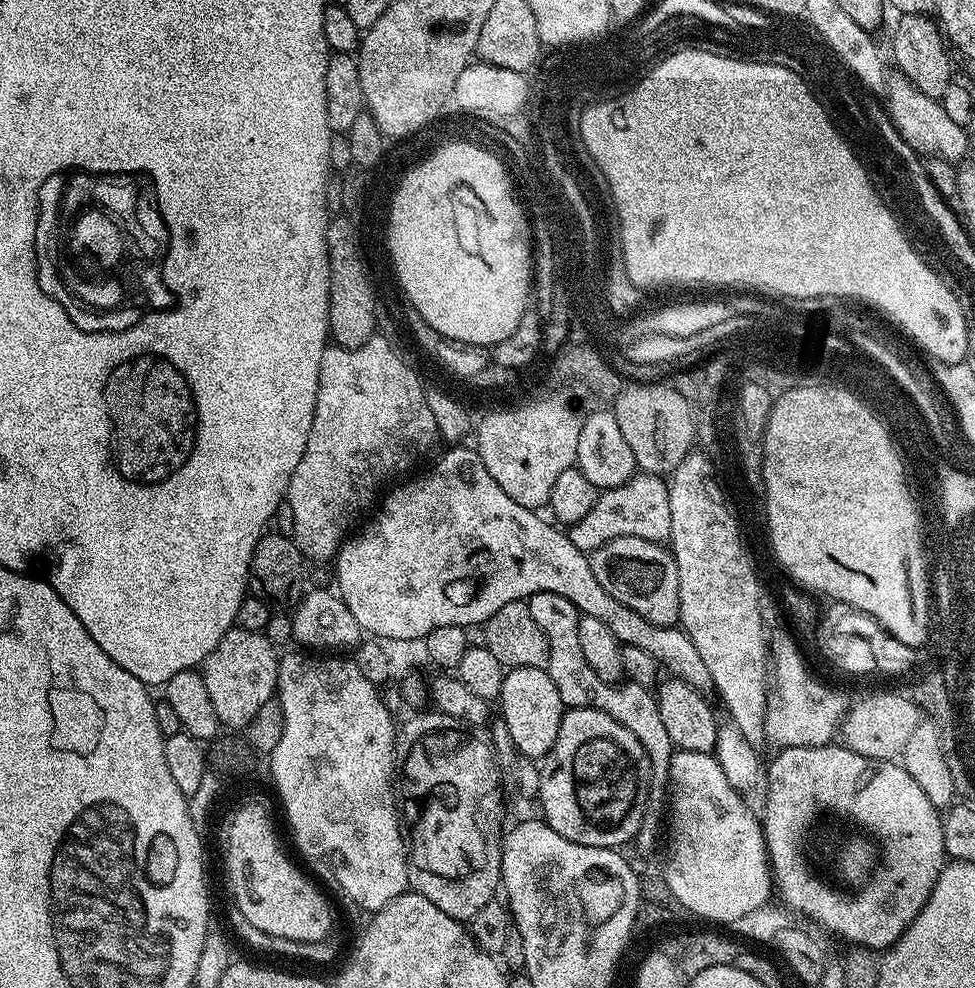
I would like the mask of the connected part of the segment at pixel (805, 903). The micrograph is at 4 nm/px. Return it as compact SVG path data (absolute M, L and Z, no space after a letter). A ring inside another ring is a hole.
M833 742L822 746L794 746L793 748L781 748L775 753L772 765L766 768L766 784L768 780L768 793L764 796L764 812L762 811L762 823L764 826L764 841L768 847L768 863L772 865L772 879L778 896L784 899L788 908L809 916L816 924L821 924L828 932L841 936L852 946L871 948L873 950L887 950L893 942L904 933L918 918L922 906L930 898L934 890L934 882L938 882L940 871L944 868L946 857L944 854L944 839L942 838L942 826L944 821L941 813L926 798L922 786L906 774L903 763L891 760L866 760L854 750L844 747L843 743Z

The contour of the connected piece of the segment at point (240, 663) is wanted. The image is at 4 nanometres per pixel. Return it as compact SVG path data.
M232 627L214 646L202 665L202 675L206 682L206 691L210 693L210 702L214 702L214 714L218 714L221 725L228 730L247 729L248 723L266 706L266 702L276 696L277 649L268 641L263 632L251 632L245 628Z

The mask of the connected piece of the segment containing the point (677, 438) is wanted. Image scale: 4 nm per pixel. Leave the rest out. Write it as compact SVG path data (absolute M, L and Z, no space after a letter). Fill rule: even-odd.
M662 388L632 389L621 397L616 417L641 473L664 478L680 465L691 440L691 424L684 401L676 393Z

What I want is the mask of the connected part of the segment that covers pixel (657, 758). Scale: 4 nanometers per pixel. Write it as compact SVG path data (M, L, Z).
M539 592L529 596L527 602L530 606L530 615L534 617L534 622L538 622L539 628L542 629L542 634L546 634L546 642L550 646L550 658L548 659L546 671L550 674L550 679L553 680L554 686L558 689L558 698L562 698L565 709L593 708L594 710L602 710L602 714L610 714L610 718L614 718L614 722L622 722L622 726L626 726L626 730L630 730L630 734L634 734L634 738L638 738L638 742L642 742L644 753L648 755L651 775L653 777L660 776L660 778L667 777L674 749L670 742L670 733L662 722L662 714L658 714L658 702L655 695L640 684L631 682L608 683L603 681L590 668L582 656L582 649L578 640L578 626L582 614L570 601L562 598L562 594Z

